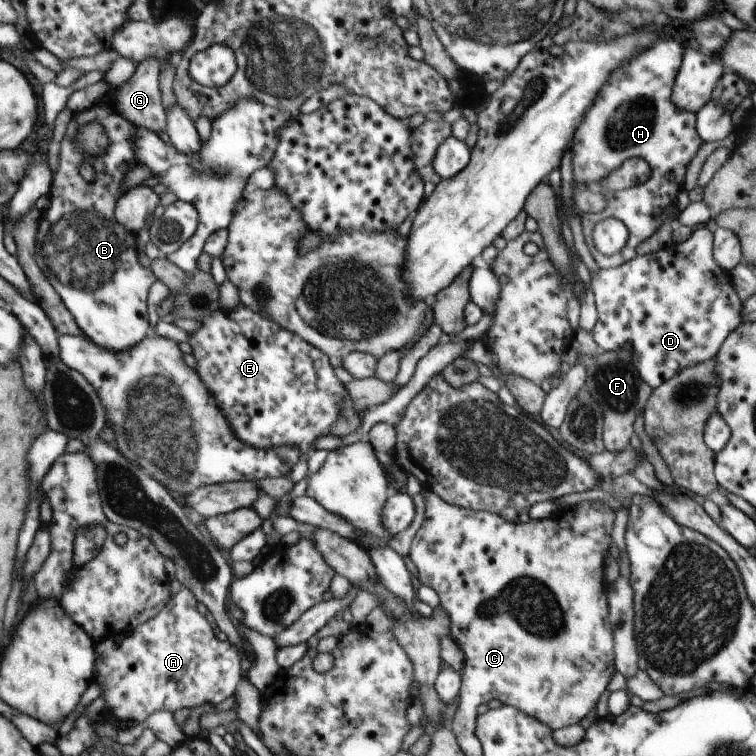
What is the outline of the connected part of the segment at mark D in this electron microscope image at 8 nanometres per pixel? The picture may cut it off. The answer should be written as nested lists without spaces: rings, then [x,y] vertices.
[[[702,225],[697,230],[693,229],[690,237],[683,243],[673,243],[663,249],[647,255],[636,255],[632,260],[622,264],[622,266],[611,269],[598,269],[591,273],[590,290],[594,293],[595,303],[598,310],[598,321],[592,332],[589,334],[590,339],[594,339],[600,350],[615,351],[619,348],[628,347],[632,351],[633,361],[641,374],[642,380],[645,380],[653,389],[658,388],[664,381],[670,380],[686,367],[697,365],[710,359],[714,359],[726,337],[738,328],[742,323],[740,311],[742,300],[737,295],[735,286],[732,282],[732,276],[729,271],[722,270],[713,257],[713,233],[712,225]]]

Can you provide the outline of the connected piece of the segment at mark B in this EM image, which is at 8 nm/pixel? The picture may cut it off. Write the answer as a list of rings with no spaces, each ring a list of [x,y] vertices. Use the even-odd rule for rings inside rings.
[[[111,87],[108,94],[103,96],[100,104],[77,112],[67,125],[61,141],[58,168],[53,174],[48,208],[41,213],[38,225],[35,259],[42,272],[47,276],[54,290],[60,295],[65,307],[73,314],[81,332],[102,348],[113,351],[123,351],[136,346],[149,334],[148,300],[149,288],[157,281],[151,267],[144,267],[138,260],[136,238],[119,220],[115,219],[115,206],[126,192],[122,190],[122,180],[126,172],[136,164],[135,139],[137,138],[136,124],[121,115],[113,105],[112,93],[116,88]],[[89,122],[97,122],[104,127],[110,146],[108,150],[95,159],[85,157],[73,141],[75,132],[80,126]],[[84,160],[94,162],[95,179],[87,181],[80,174],[78,164]]]

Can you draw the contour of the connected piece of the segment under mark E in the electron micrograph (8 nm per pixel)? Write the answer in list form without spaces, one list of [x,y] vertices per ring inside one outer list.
[[[242,302],[230,311],[219,308],[200,321],[204,325],[192,333],[188,342],[198,361],[198,367],[194,370],[215,396],[235,435],[254,448],[296,445],[301,454],[311,454],[316,437],[330,434],[344,395],[348,395],[345,384],[334,374],[335,368],[330,365],[329,356],[301,336],[278,326],[272,319],[253,312]]]

